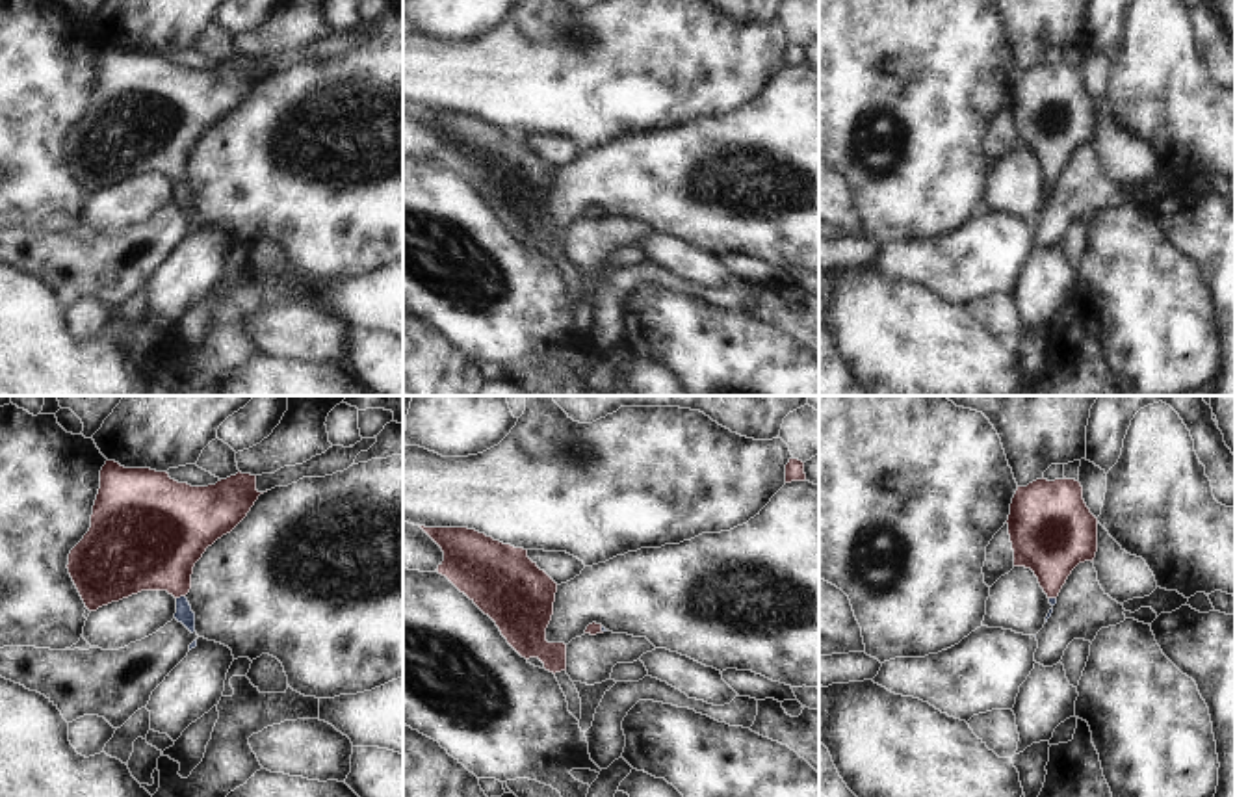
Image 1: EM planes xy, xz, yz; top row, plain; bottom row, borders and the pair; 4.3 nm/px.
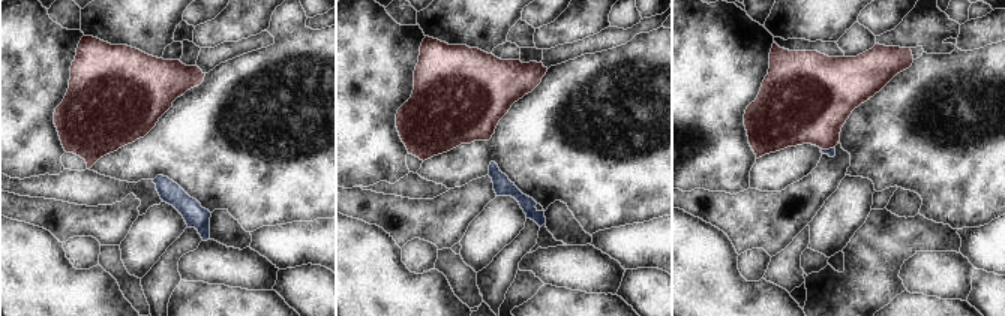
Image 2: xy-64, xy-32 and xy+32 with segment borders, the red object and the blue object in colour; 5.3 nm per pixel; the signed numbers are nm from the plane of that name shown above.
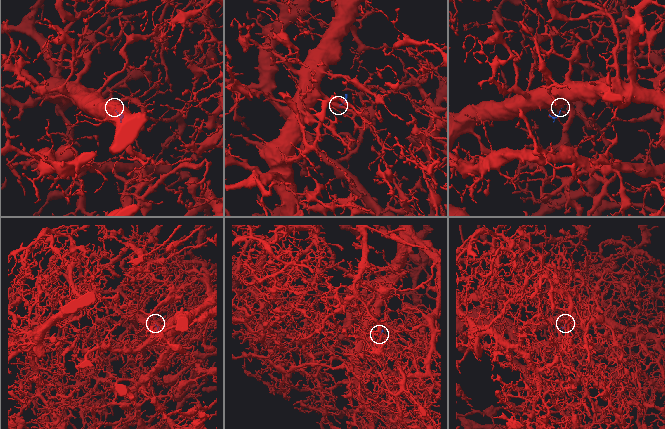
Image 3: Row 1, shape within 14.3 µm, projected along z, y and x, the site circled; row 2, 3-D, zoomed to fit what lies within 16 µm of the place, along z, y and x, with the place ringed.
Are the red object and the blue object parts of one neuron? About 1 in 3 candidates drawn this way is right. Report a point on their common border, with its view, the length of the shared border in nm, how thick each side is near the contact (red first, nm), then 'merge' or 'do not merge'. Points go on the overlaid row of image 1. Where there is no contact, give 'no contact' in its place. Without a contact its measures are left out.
contact xy (181, 595); length 40 nm; calibres 400 and 70 nm; merge

